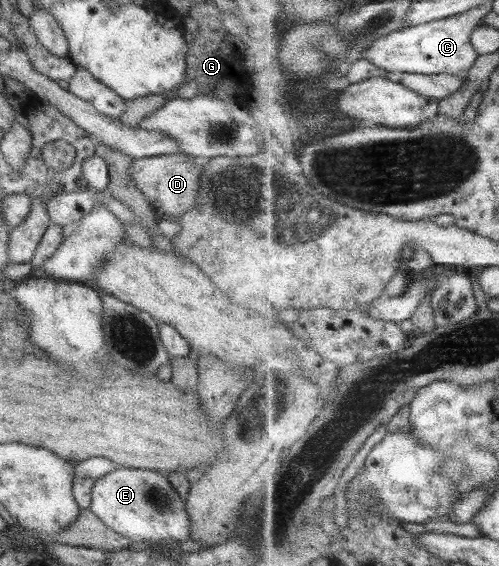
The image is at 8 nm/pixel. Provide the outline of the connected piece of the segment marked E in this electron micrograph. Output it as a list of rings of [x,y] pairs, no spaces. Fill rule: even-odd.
[[[121,466],[99,477],[93,485],[89,509],[107,527],[135,543],[172,544],[187,541],[191,533],[186,498],[175,490],[167,475],[153,470]]]

